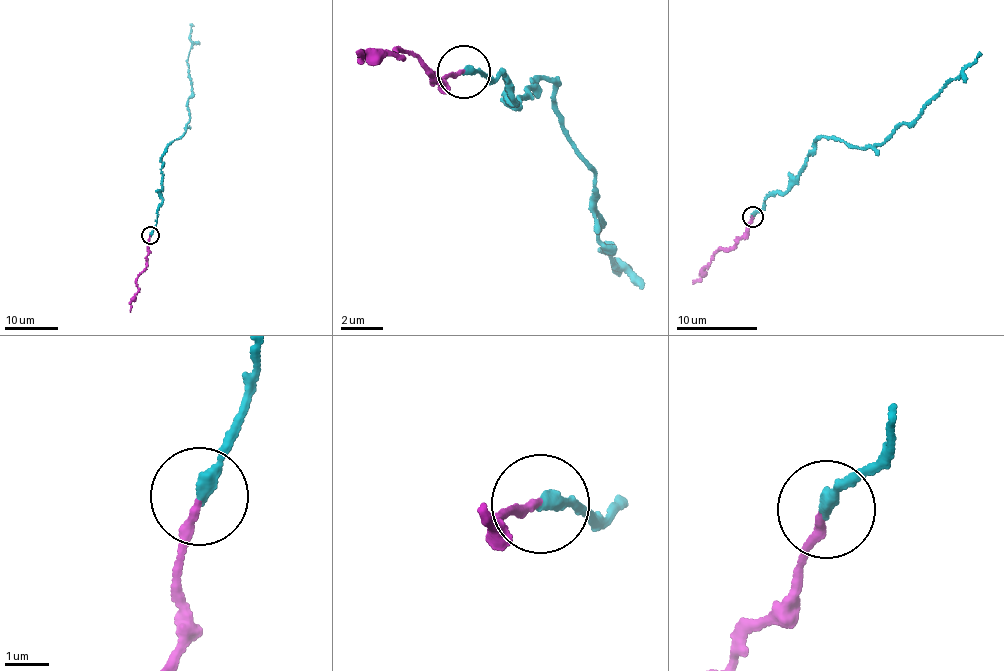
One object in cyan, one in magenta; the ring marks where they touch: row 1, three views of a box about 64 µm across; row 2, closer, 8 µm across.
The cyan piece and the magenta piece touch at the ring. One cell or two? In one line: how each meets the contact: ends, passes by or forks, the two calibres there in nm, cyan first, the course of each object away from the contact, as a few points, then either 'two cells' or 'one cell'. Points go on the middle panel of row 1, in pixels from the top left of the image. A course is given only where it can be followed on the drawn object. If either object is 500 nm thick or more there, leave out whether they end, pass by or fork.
cyan ends; magenta ends; calibres 280 and 190 nm; course cyan (463, 72), (500, 71), (515, 102), (539, 76), (557, 87), (557, 122), (615, 241), (601, 247), (624, 269); course magenta (461, 74), (447, 73), (439, 87), (424, 60), (402, 54), (359, 59), (357, 53); one cell

